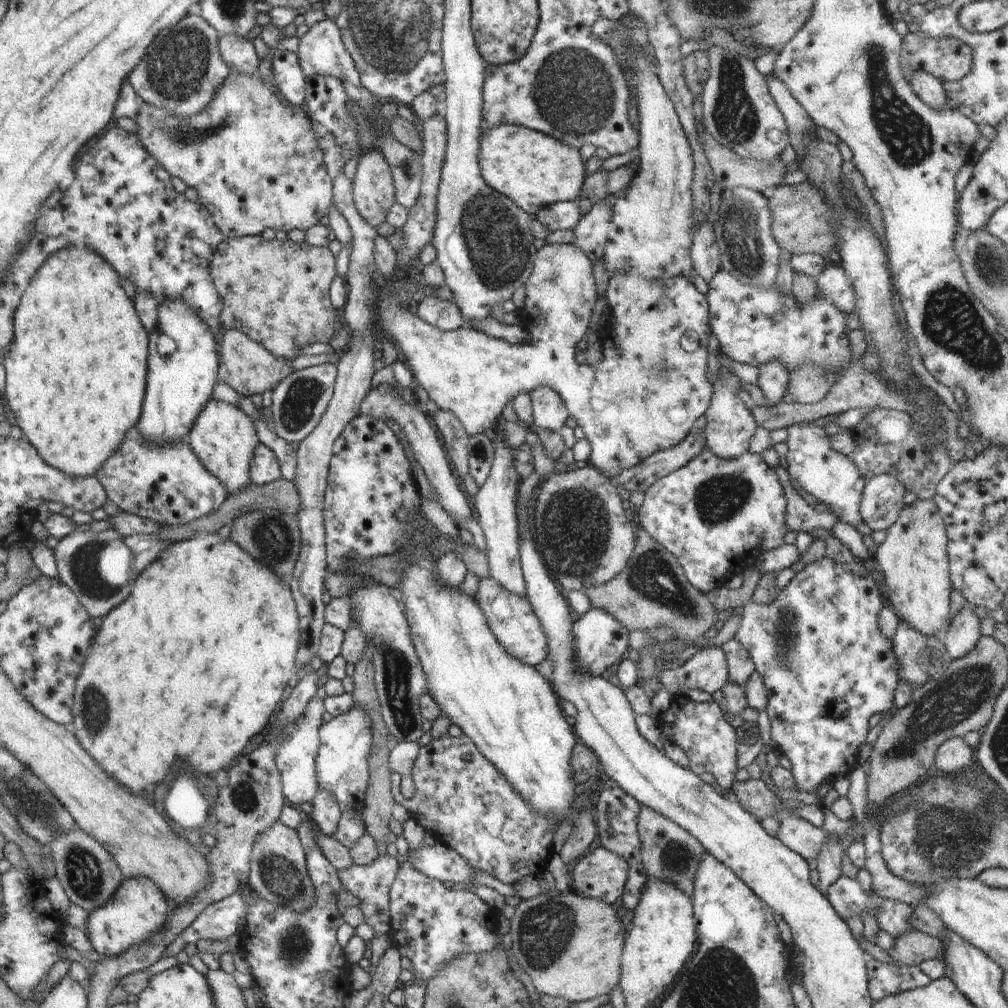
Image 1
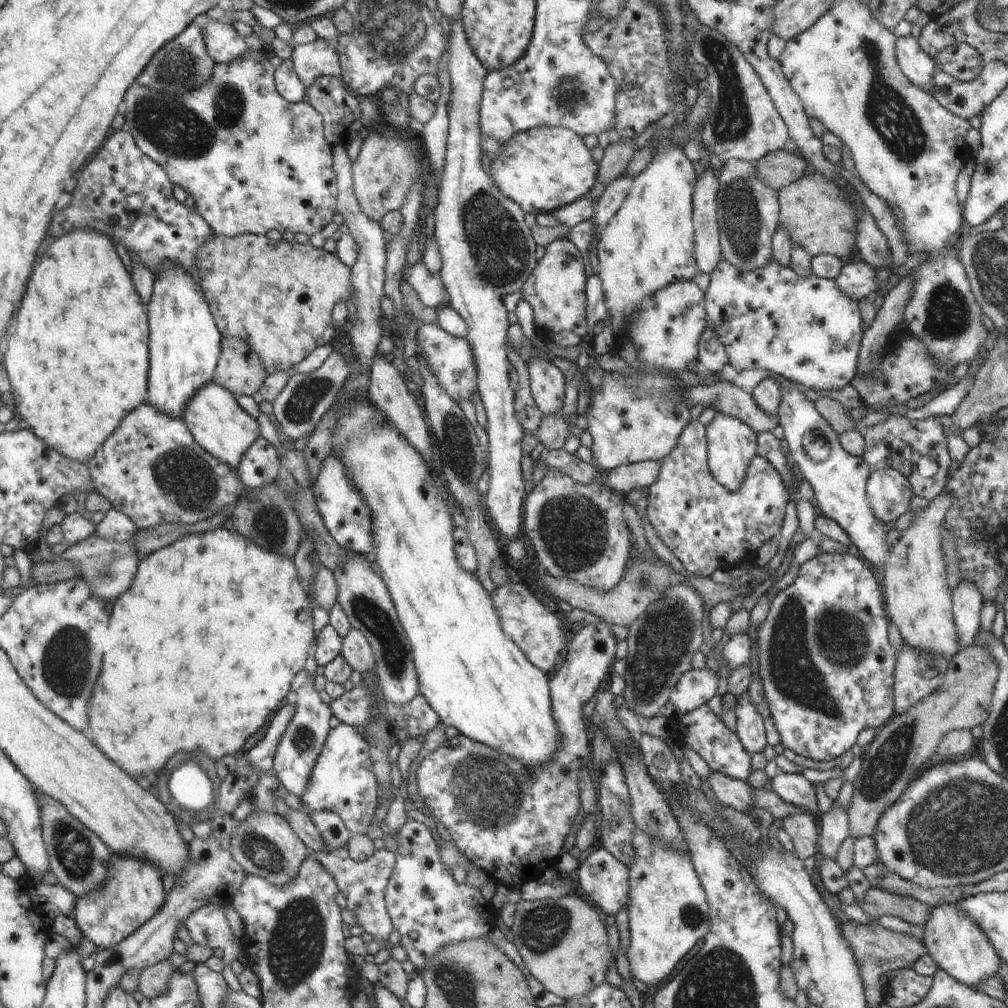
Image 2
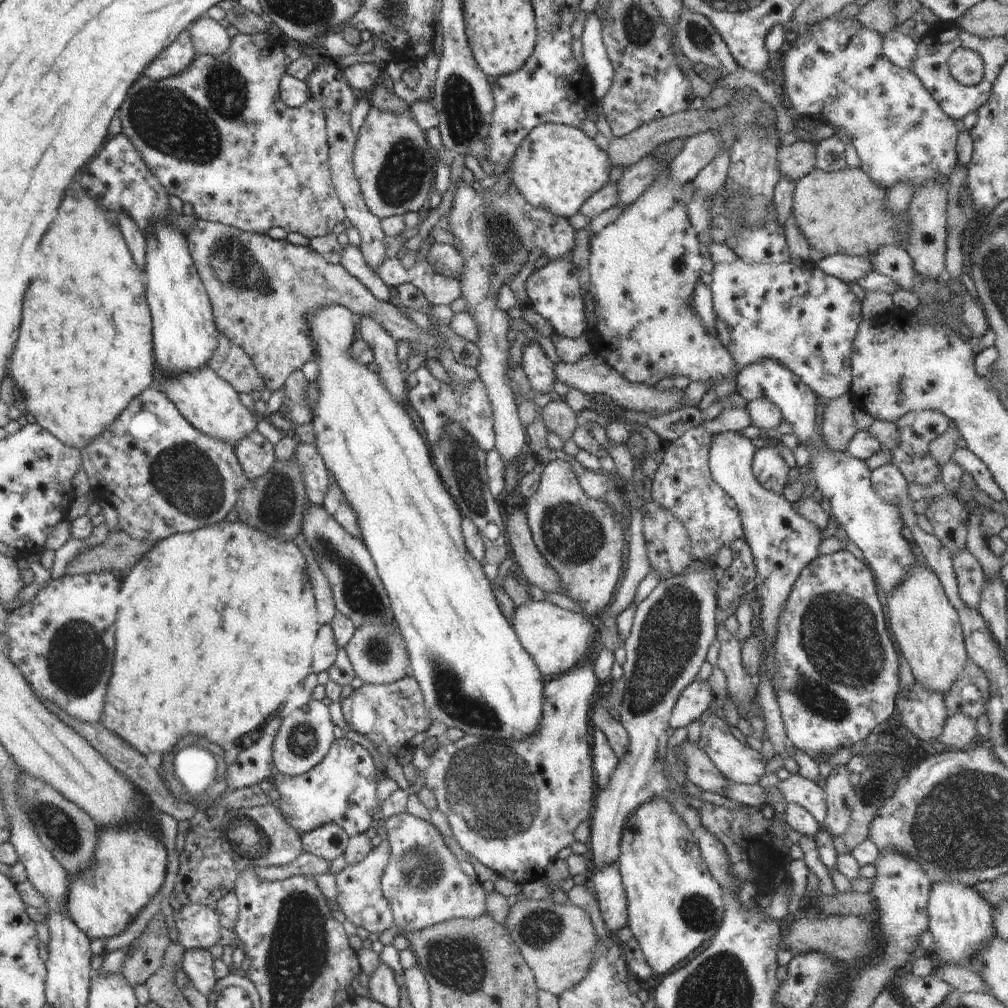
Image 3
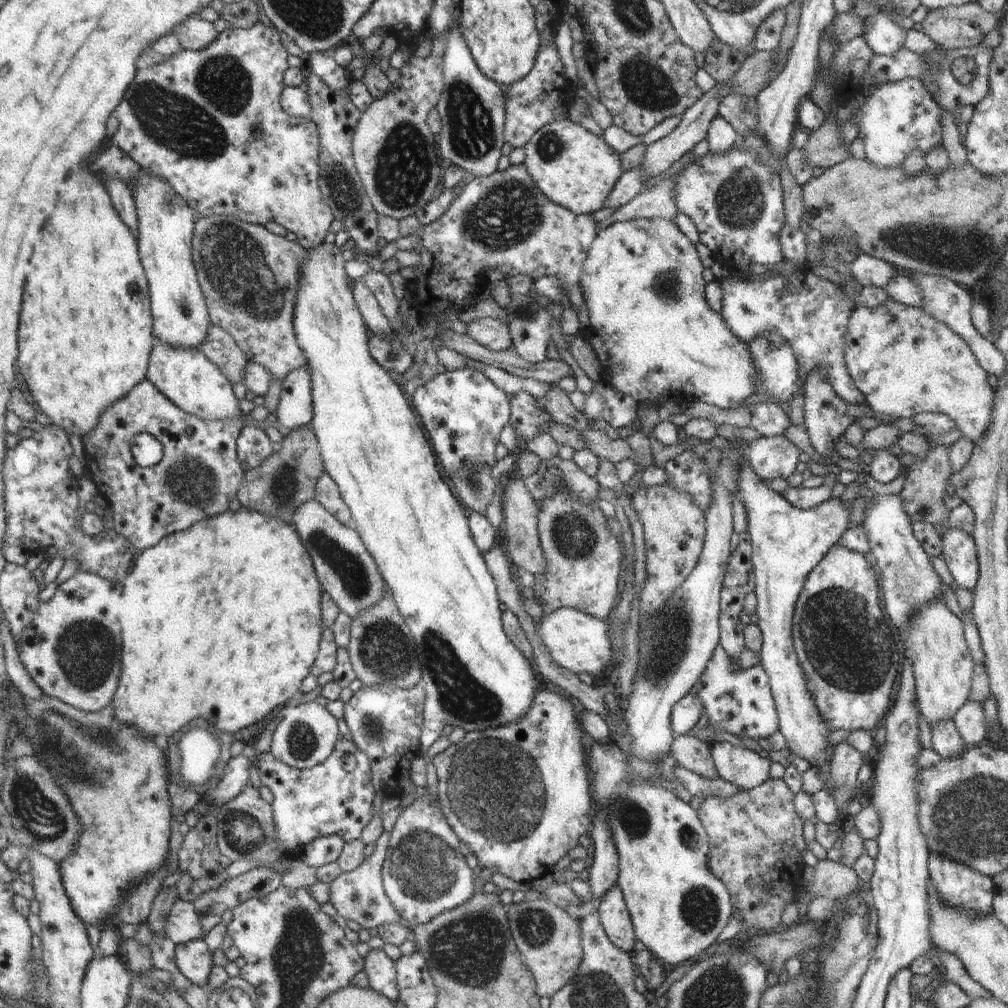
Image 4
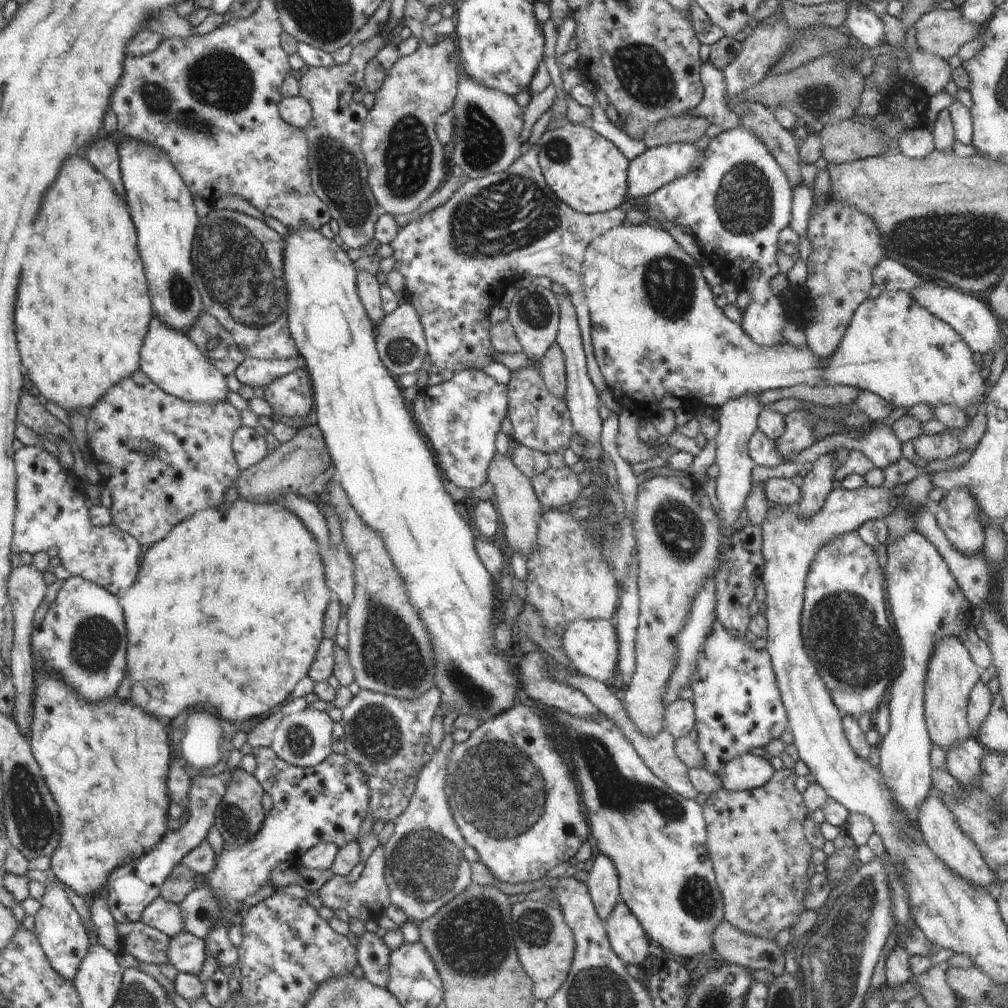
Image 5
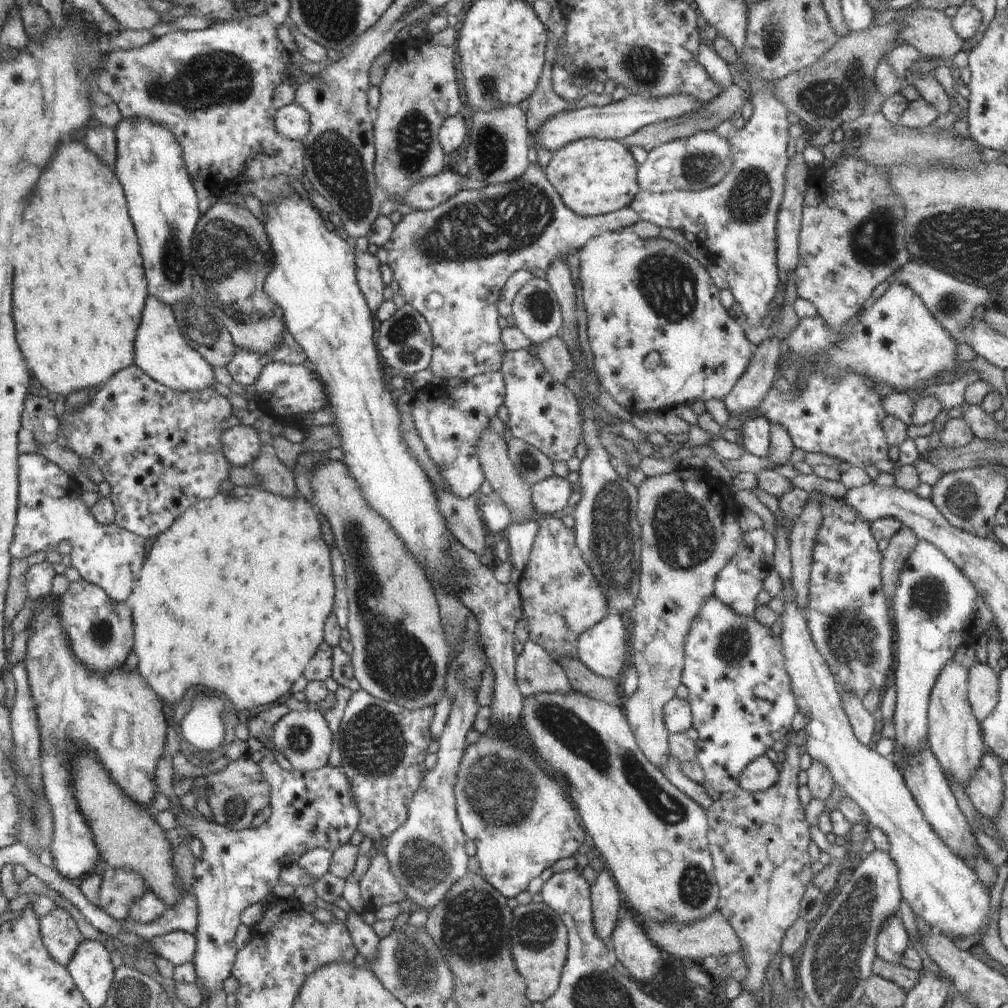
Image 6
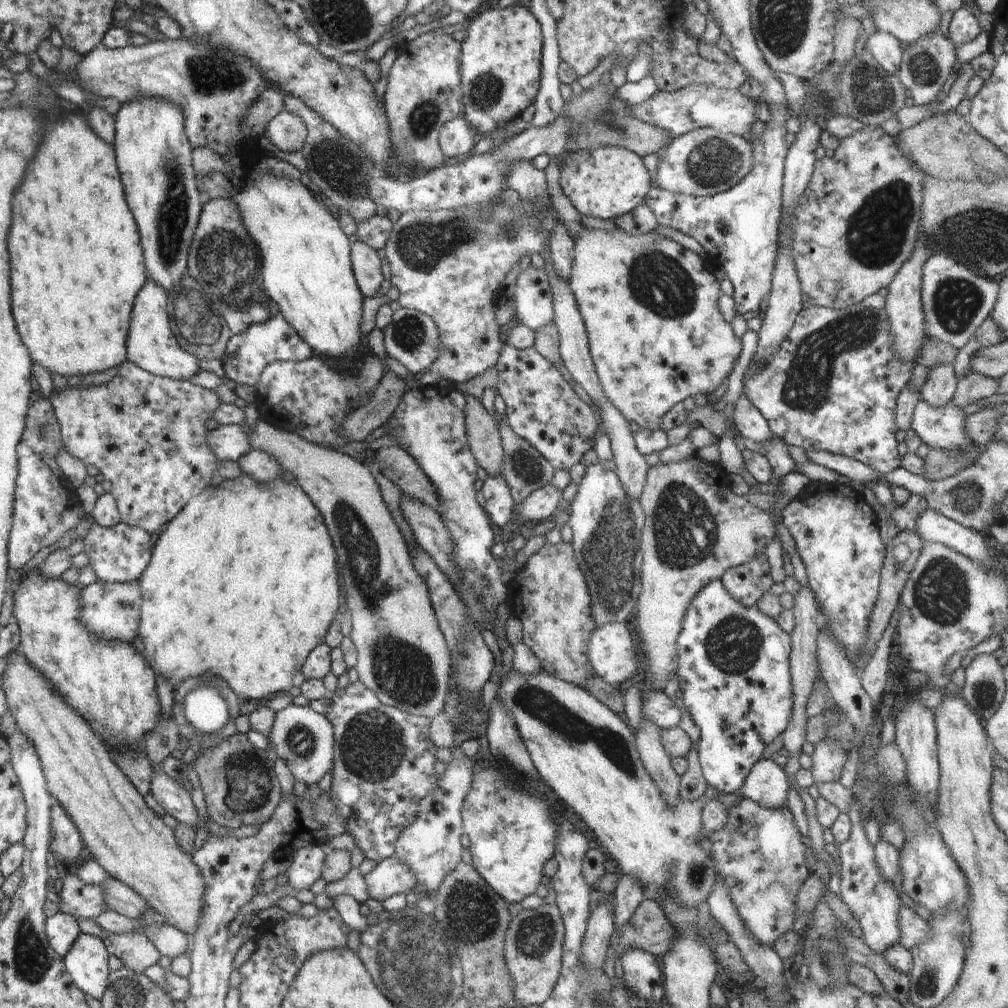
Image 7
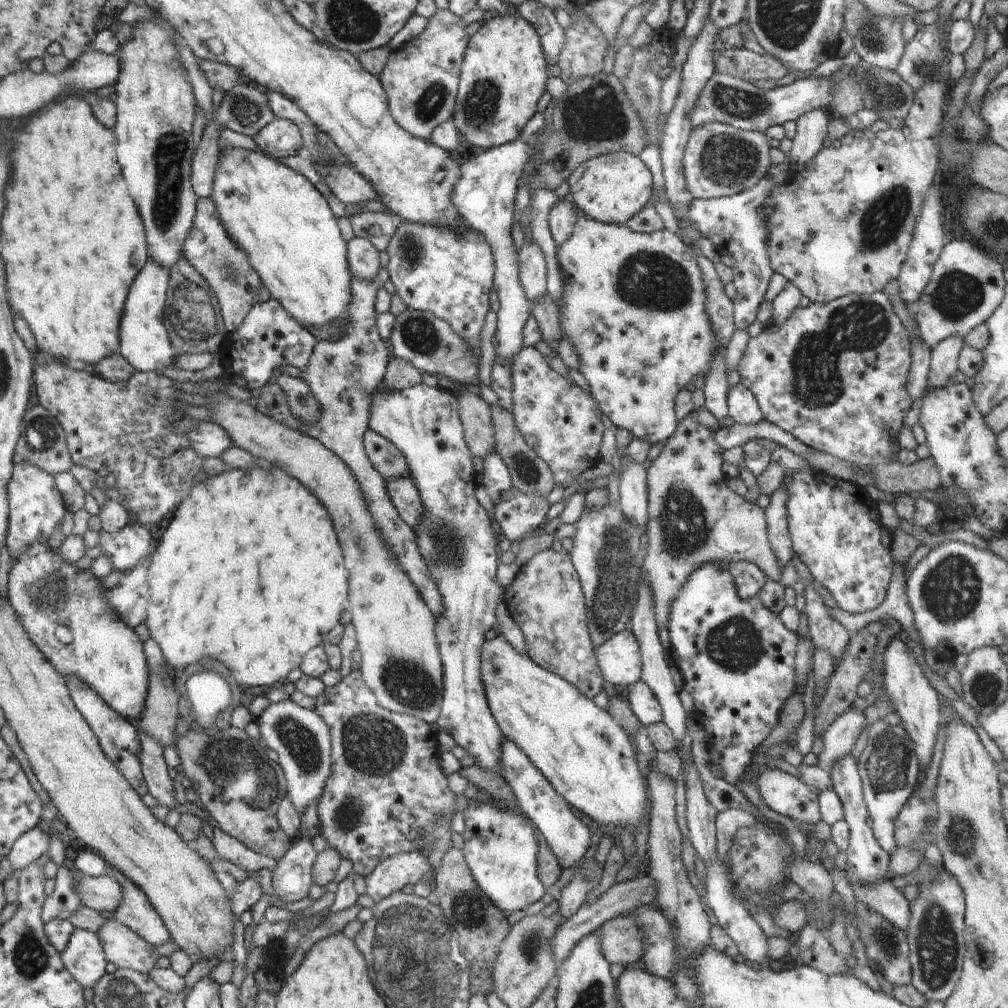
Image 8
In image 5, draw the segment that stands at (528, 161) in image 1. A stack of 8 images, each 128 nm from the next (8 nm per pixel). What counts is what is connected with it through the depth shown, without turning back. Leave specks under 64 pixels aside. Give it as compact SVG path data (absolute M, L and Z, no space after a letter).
M564 122L562 128L545 132L535 142L545 181L552 192L576 212L591 215L620 207L628 200L628 167L630 161L608 139L590 125Z

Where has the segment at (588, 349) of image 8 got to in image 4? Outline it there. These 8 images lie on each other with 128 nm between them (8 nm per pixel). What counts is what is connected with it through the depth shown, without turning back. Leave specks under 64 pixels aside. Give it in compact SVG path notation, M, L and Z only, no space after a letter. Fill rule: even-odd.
M636 219L618 221L605 230L599 230L590 245L579 282L590 318L589 327L582 329L580 333L596 352L598 362L600 362L601 381L605 385L615 388L622 395L631 396L636 402L652 402L652 400L656 402L660 398L664 401L662 394L665 391L670 393L670 390L672 390L672 392L682 392L682 394L694 396L694 398L698 398L702 402L714 404L714 406L724 408L724 410L738 407L746 398L759 390L759 384L757 383L759 370L756 368L749 345L732 332L732 329L724 322L720 313L710 308L705 297L705 281L702 279L702 270L704 270L704 267L702 267L698 257L695 244L680 231L676 223L669 220ZM886 297L886 300L880 304L880 306L875 306L874 308L868 308L860 304L856 306L852 311L852 316L849 320L845 339L846 349L844 349L844 360L848 374L856 385L856 388L859 388L862 391L862 394L866 397L866 404L868 404L874 415L894 421L898 420L898 418L910 418L920 413L942 413L953 418L956 421L957 428L961 431L961 434L972 439L974 444L976 444L977 440L980 440L981 436L986 432L988 425L991 423L994 391L990 386L990 383L988 383L989 374L980 366L980 364L978 364L968 343L961 336L958 336L958 334L956 334L947 324L944 324L936 317L929 315L924 309L911 307L900 301L894 300L892 297Z

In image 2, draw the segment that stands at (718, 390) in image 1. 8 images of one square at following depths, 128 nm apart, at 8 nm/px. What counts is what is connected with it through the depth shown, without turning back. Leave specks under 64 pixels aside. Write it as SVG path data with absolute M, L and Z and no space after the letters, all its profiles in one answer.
M716 411L717 415L710 425L706 426L707 430L707 455L708 466L712 476L730 492L738 492L743 485L747 468L751 460L757 455L756 453L756 436L757 434L742 421L723 415Z

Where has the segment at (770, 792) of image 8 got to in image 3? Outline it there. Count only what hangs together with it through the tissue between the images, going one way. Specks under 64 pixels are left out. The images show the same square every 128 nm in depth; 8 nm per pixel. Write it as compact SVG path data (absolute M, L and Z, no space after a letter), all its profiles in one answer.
M706 712L701 717L702 730L697 745L708 755L716 768L732 783L756 785L765 781L764 771L769 760L764 760L760 751L740 743L730 733L730 727L726 721L720 719L718 715L712 714L708 716Z

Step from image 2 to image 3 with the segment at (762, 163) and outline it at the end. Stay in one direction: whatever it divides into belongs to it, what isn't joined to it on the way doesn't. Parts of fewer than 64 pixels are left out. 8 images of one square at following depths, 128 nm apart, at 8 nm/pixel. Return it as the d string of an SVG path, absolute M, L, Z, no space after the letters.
M797 141L792 145L779 148L779 169L781 178L798 180L815 168L818 142Z

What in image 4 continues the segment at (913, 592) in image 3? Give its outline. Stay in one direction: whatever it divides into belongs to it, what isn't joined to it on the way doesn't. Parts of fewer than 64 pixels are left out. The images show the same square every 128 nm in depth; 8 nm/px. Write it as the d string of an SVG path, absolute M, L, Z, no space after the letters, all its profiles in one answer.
M932 601L918 611L904 633L899 633L906 656L913 662L917 706L925 722L931 727L953 718L962 705L971 696L971 684L974 667L976 666L967 640L963 636L963 624L955 613L950 611L942 601Z

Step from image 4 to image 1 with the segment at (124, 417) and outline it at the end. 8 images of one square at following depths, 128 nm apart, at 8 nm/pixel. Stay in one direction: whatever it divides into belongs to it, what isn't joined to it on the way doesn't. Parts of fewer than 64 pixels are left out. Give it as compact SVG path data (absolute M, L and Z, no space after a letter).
M138 425L128 429L117 449L104 461L103 467L95 472L95 477L103 486L107 498L120 510L160 525L189 523L209 515L219 509L229 495L224 483L200 462L187 439L152 444L145 439Z

